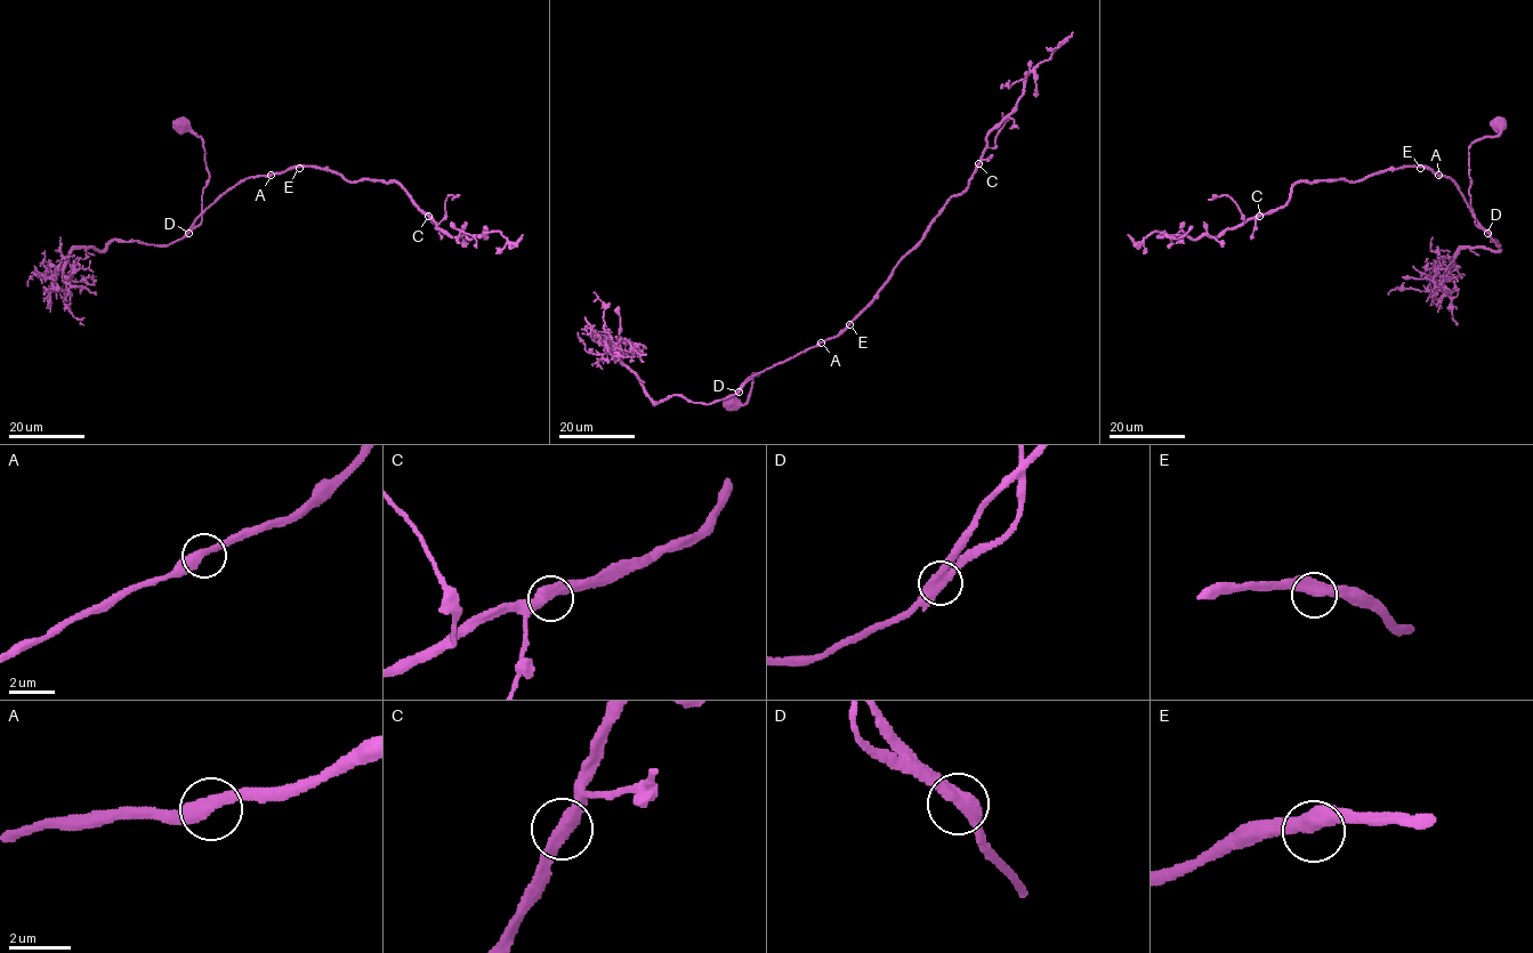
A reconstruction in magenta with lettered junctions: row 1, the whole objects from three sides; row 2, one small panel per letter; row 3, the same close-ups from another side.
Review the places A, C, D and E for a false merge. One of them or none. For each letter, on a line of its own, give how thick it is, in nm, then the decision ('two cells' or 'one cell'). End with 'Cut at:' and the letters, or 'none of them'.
A: 480 nm | one cell
C: 460 nm | one cell
D: 480 nm | one cell
E: 440 nm | one cell
Cut at: none of them

